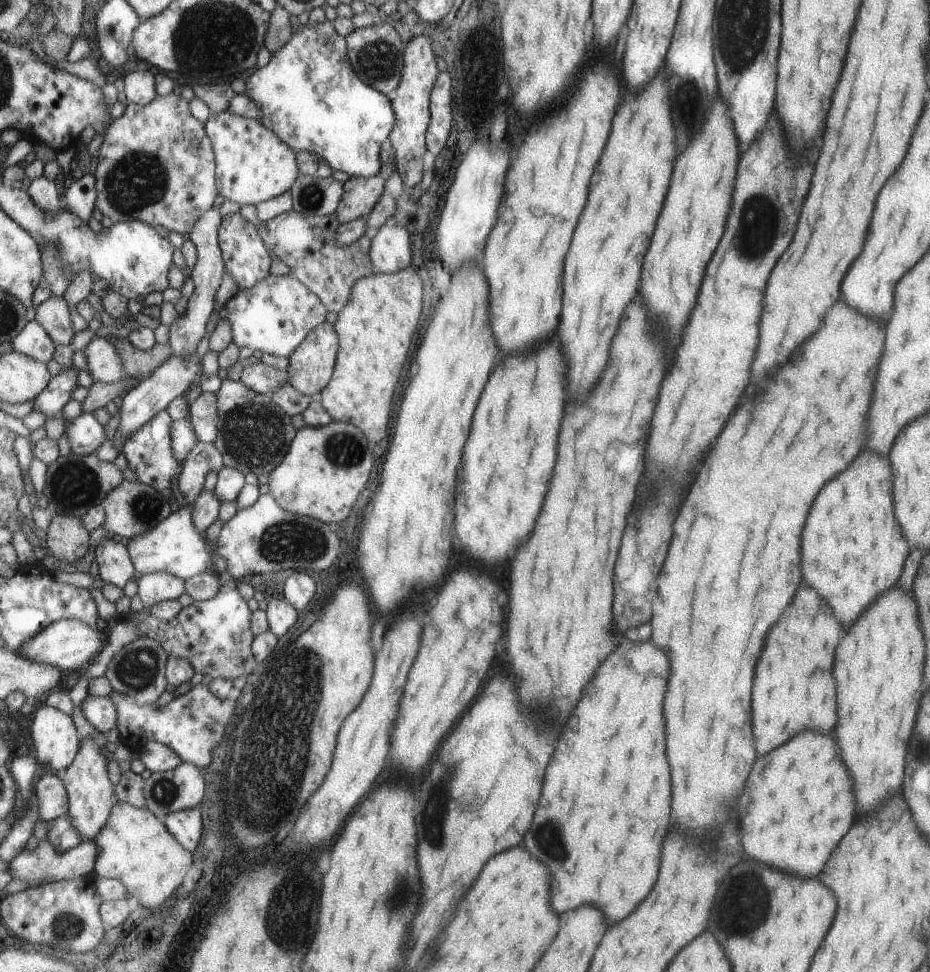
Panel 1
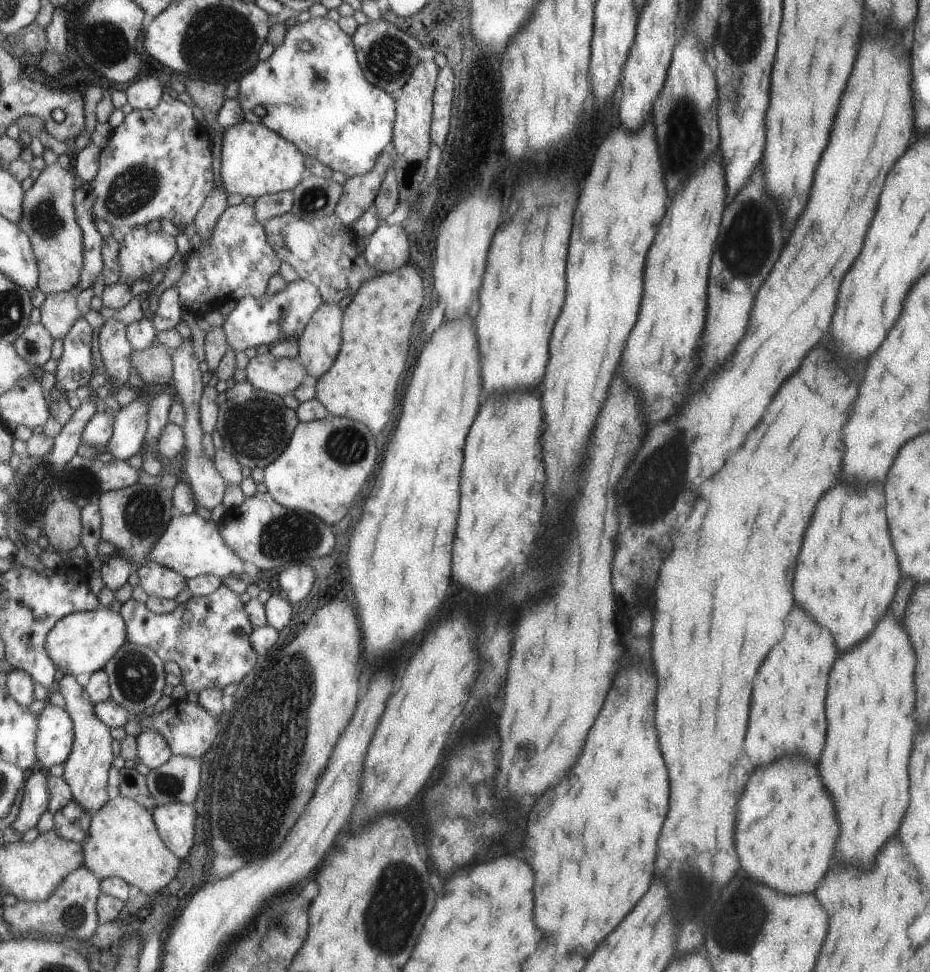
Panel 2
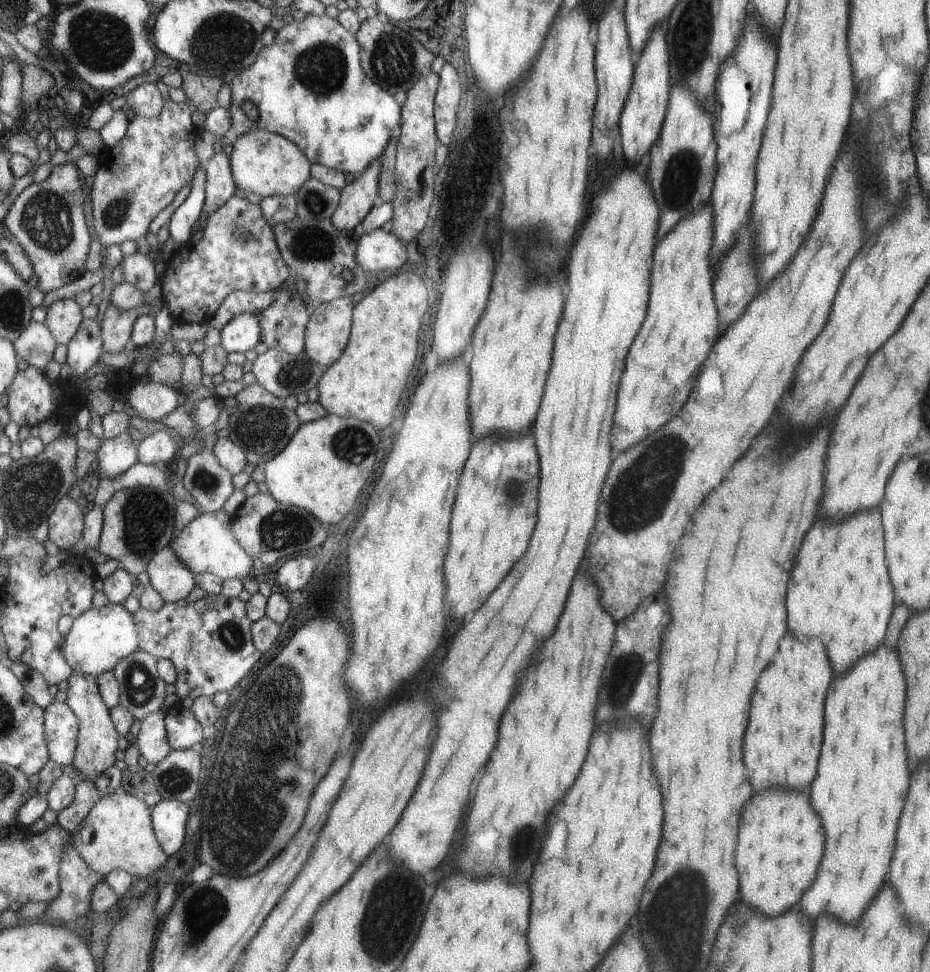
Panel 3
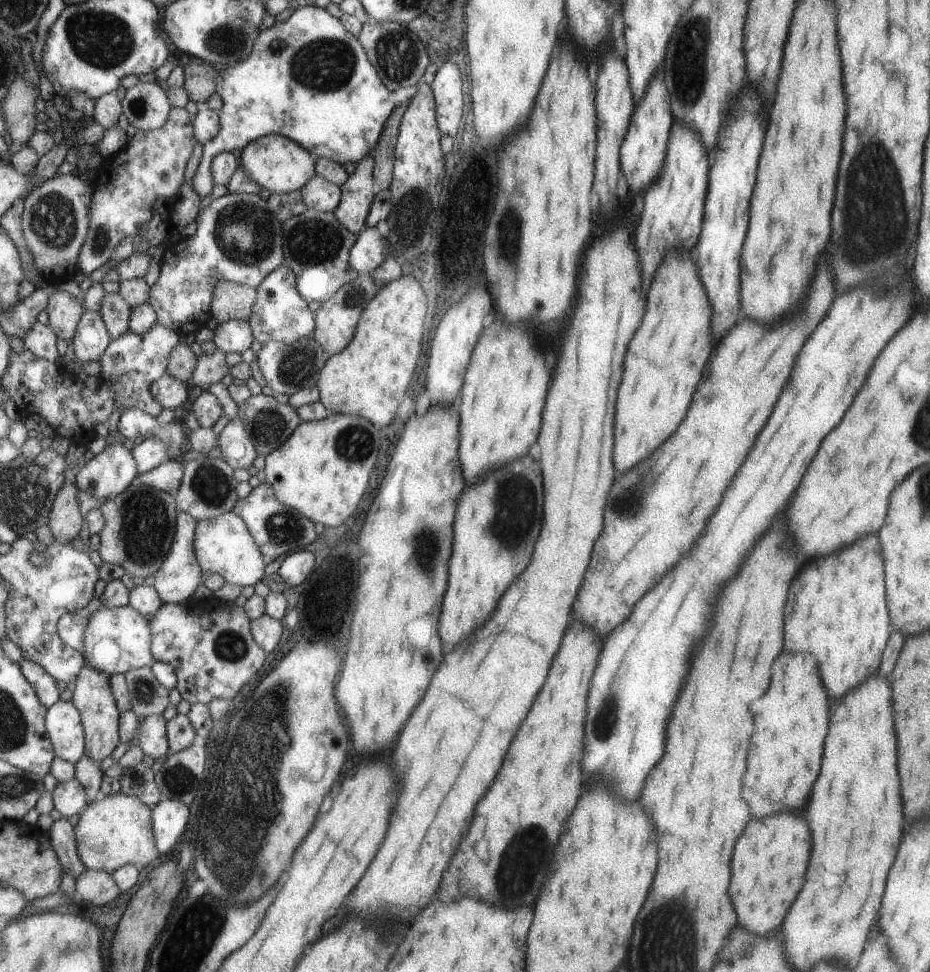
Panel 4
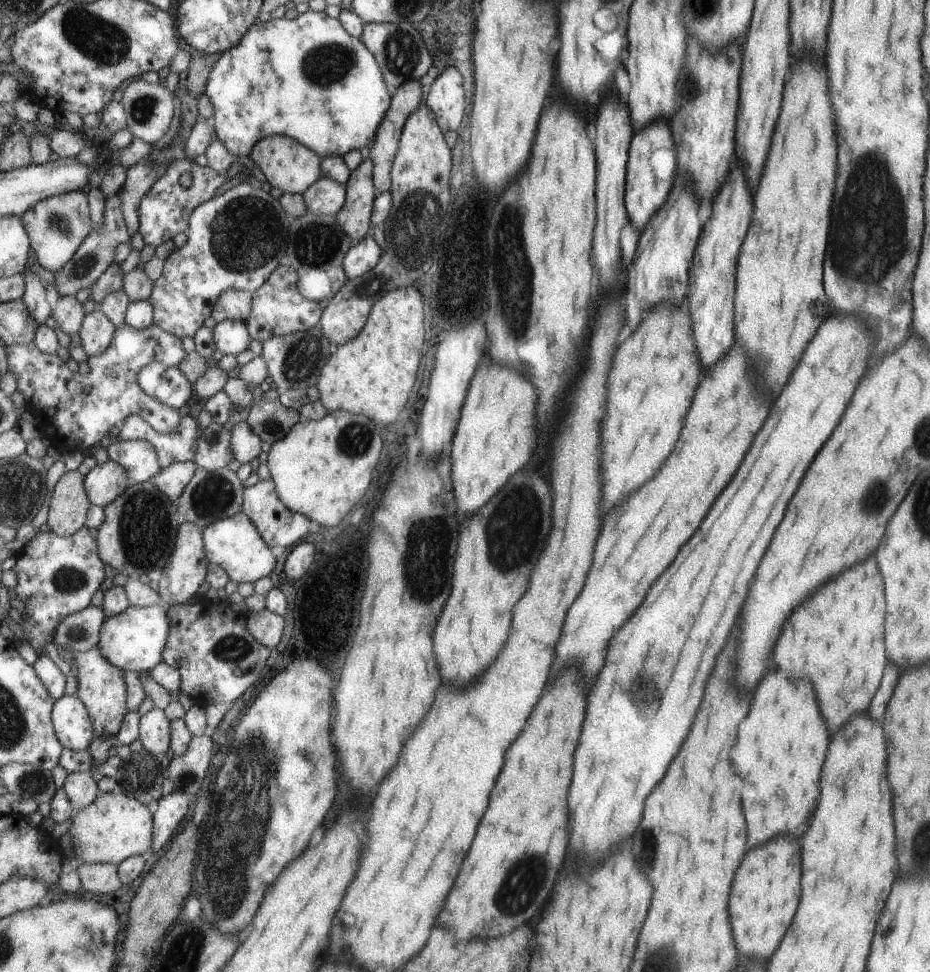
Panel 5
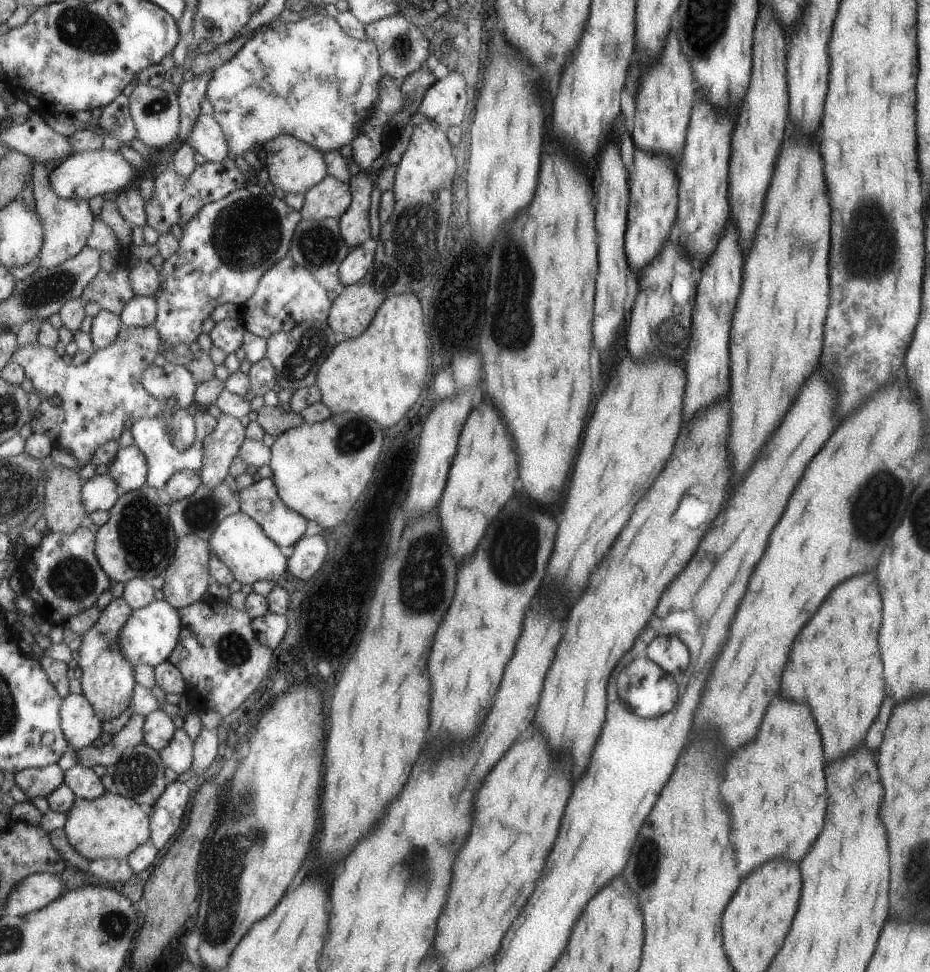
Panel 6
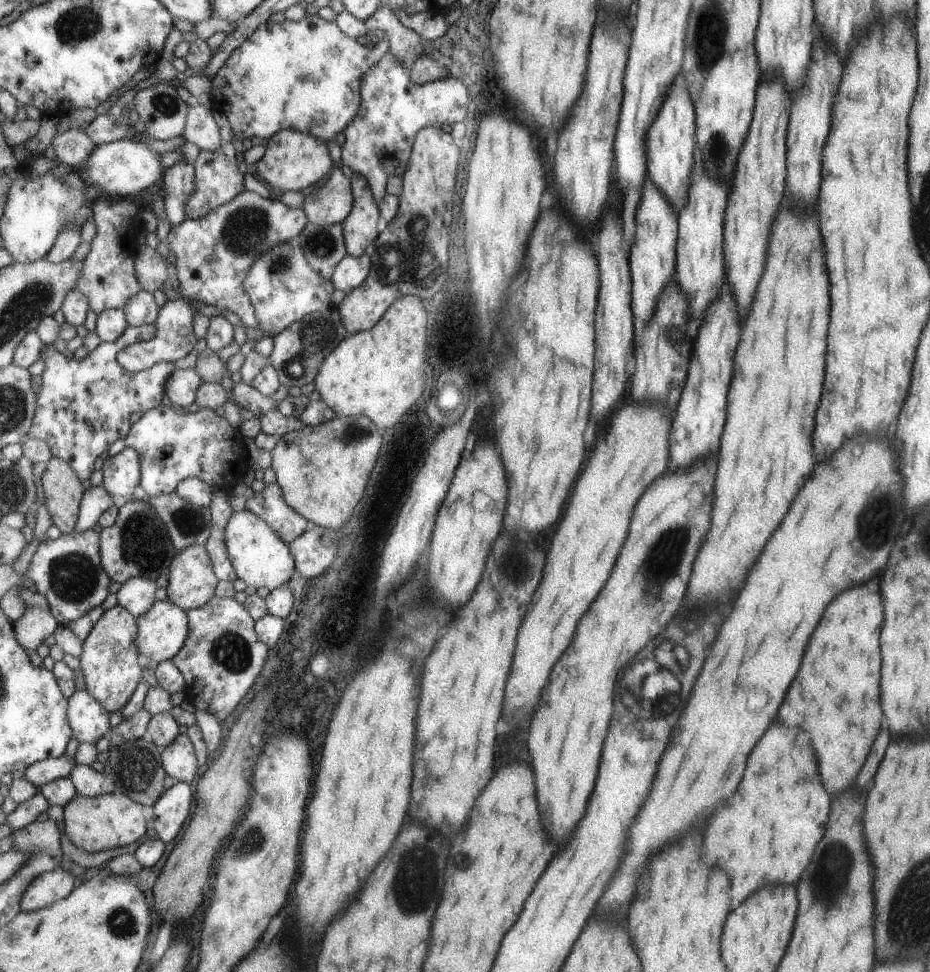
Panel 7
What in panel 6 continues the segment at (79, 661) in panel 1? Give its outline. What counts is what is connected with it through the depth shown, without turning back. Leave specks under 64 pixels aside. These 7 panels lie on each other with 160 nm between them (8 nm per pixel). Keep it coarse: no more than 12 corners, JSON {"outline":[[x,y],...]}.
{"outline":[[166,599],[135,609],[120,632],[133,666],[169,660],[183,630]]}

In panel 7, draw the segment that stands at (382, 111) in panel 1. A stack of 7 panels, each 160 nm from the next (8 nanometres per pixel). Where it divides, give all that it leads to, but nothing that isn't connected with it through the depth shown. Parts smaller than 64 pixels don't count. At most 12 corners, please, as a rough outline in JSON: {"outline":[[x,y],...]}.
{"outline":[[318,15],[261,22],[211,76],[234,141],[325,143],[388,51]]}

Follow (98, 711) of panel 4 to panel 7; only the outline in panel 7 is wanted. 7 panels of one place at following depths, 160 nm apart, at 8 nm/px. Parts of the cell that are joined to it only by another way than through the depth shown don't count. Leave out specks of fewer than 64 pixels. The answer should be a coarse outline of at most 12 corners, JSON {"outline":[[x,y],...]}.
{"outline":[[117,604],[94,624],[87,691],[121,710],[143,678],[138,618]]}

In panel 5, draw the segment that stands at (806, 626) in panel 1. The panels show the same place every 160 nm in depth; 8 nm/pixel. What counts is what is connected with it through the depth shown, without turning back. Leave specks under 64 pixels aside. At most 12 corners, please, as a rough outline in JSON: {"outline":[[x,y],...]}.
{"outline":[[769,670],[739,726],[747,842],[801,836],[829,744],[811,682]]}

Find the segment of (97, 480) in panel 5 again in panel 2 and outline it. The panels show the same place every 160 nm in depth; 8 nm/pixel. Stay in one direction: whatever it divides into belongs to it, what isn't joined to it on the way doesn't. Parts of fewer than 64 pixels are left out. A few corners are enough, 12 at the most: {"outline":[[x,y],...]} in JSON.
{"outline":[[138,393],[121,407],[106,448],[126,461],[141,452],[148,402]]}

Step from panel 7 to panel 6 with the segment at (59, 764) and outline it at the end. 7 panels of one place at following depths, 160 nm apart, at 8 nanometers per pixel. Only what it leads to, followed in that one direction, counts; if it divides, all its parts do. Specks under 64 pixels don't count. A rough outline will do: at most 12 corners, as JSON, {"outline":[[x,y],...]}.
{"outline":[[55,763],[23,769],[15,782],[30,798],[47,797],[65,783]]}

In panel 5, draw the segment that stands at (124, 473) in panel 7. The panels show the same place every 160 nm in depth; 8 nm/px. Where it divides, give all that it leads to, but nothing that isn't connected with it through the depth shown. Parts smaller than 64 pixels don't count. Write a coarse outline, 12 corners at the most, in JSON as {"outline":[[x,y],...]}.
{"outline":[[119,438],[109,458],[128,470],[132,484],[162,469],[156,446]]}

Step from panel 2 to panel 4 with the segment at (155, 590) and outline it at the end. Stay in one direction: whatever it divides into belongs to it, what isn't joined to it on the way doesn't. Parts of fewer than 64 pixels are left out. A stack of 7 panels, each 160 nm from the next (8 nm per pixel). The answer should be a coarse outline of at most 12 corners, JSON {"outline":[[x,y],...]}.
{"outline":[[178,514],[174,545],[155,574],[164,603],[190,600],[203,583],[198,519]]}

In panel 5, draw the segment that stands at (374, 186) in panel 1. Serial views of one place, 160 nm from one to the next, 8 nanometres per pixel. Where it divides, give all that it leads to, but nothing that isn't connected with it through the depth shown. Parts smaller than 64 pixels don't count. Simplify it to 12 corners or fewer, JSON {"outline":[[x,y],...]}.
{"outline":[[364,159],[343,184],[346,200],[336,215],[353,244],[371,226],[377,196],[373,166]]}

